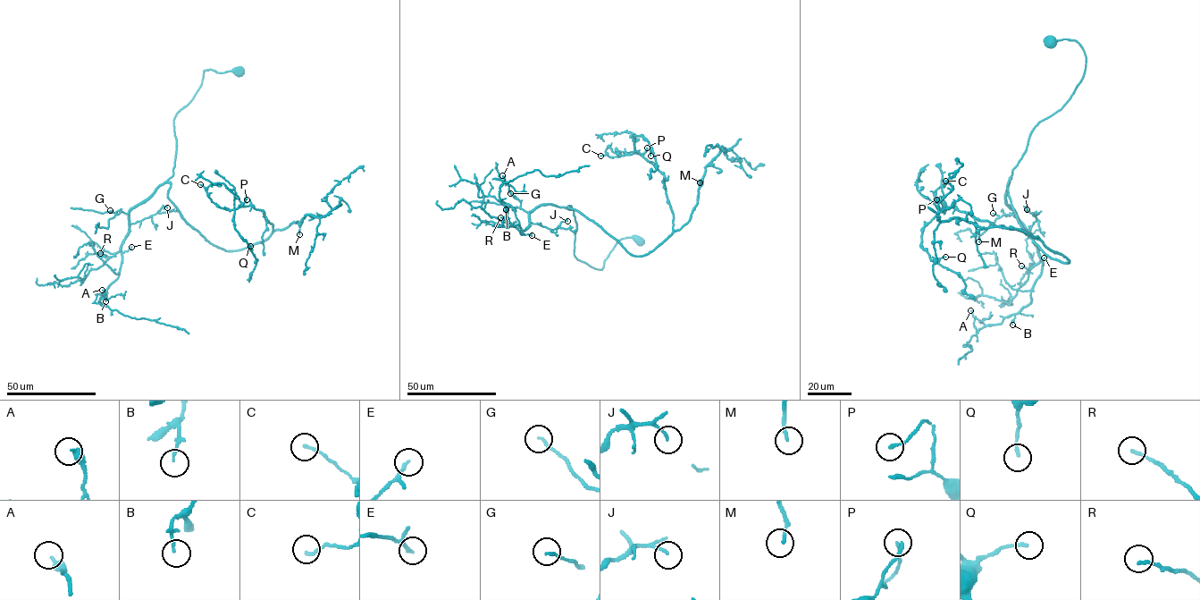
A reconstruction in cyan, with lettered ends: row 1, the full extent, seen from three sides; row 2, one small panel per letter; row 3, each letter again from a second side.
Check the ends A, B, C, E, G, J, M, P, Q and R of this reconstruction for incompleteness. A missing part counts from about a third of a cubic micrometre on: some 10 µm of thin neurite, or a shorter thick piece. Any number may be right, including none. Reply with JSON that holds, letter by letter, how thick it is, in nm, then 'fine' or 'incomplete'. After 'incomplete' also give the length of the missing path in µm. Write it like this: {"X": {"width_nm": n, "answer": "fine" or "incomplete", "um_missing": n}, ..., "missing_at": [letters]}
{"A": {"width_nm": 340, "answer": "fine"}, "B": {"width_nm": 130, "answer": "fine"}, "C": {"width_nm": 150, "answer": "fine"}, "E": {"width_nm": 200, "answer": "fine"}, "G": {"width_nm": 160, "answer": "fine"}, "J": {"width_nm": 140, "answer": "fine"}, "M": {"width_nm": 140, "answer": "incomplete", "um_missing": 20}, "P": {"width_nm": 140, "answer": "fine"}, "Q": {"width_nm": 160, "answer": "fine"}, "R": {"width_nm": 170, "answer": "incomplete", "um_missing": 10}, "missing_at": ["M", "R"]}

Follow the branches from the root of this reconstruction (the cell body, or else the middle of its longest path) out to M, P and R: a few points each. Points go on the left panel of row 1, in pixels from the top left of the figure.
M: (240, 71), (205, 70), (176, 114), (167, 198), (226, 250), (291, 223), (299, 234)
P: (240, 71), (205, 70), (176, 114), (167, 198), (226, 250), (272, 232), (264, 211), (243, 206), (247, 199)
R: (240, 71), (205, 71), (199, 89), (173, 120), (173, 174), (130, 211), (120, 249), (112, 257), (100, 253)

